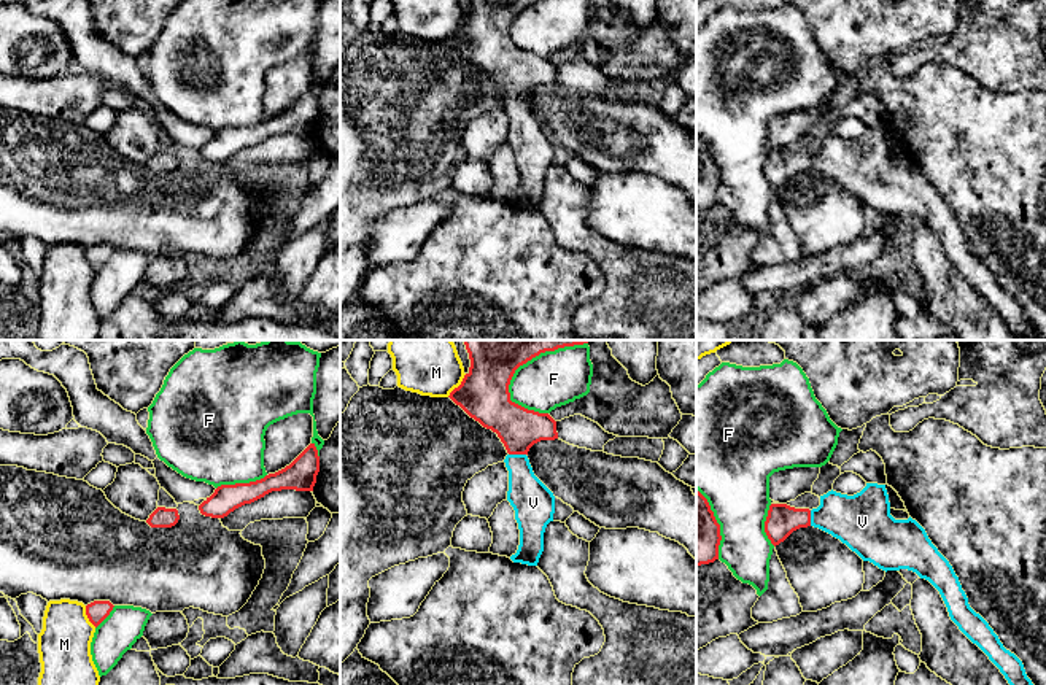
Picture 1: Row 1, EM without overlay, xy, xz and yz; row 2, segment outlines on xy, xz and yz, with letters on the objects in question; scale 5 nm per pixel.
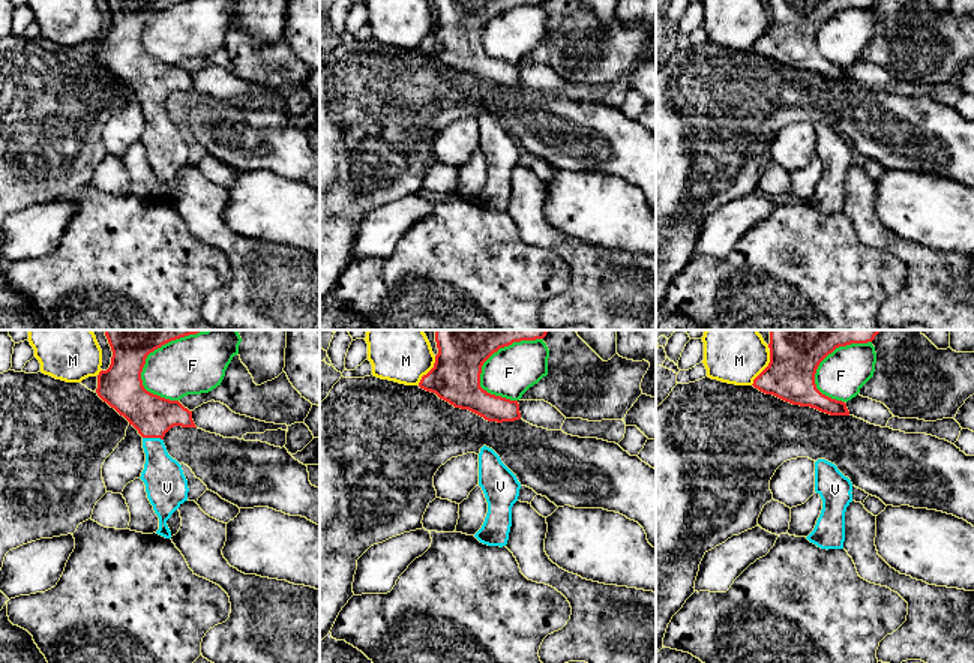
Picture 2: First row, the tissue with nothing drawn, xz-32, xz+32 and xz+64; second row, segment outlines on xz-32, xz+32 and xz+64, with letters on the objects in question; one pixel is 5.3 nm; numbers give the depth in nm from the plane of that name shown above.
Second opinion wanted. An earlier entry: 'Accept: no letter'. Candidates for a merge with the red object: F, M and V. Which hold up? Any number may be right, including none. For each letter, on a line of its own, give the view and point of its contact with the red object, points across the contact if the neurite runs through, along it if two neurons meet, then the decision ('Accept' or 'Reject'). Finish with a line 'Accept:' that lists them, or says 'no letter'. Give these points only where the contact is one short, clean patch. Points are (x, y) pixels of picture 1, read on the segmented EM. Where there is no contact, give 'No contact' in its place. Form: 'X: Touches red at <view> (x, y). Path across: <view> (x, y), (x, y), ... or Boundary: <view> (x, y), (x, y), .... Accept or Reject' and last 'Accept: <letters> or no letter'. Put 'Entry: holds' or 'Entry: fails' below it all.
F: Touches red at xz (536, 355). Reject
M: Touches red at xz (460, 385). Reject
V: Touches red at xz (517, 453). Accept
Accept: V
Entry: fails

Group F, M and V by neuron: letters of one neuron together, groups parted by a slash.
F / M / V

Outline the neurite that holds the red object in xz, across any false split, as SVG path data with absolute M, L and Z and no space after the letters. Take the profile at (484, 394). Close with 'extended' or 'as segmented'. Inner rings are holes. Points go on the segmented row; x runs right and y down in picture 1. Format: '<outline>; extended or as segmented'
M464 340L471 367L461 385L450 393L450 399L483 428L498 434L507 450L504 459L509 470L507 501L515 510L520 529L520 545L513 563L537 566L544 551L544 532L555 513L553 493L534 475L528 459L529 448L540 440L558 439L556 421L548 413L528 410L510 401L509 385L515 370L545 351L583 345L590 340Z; extended

